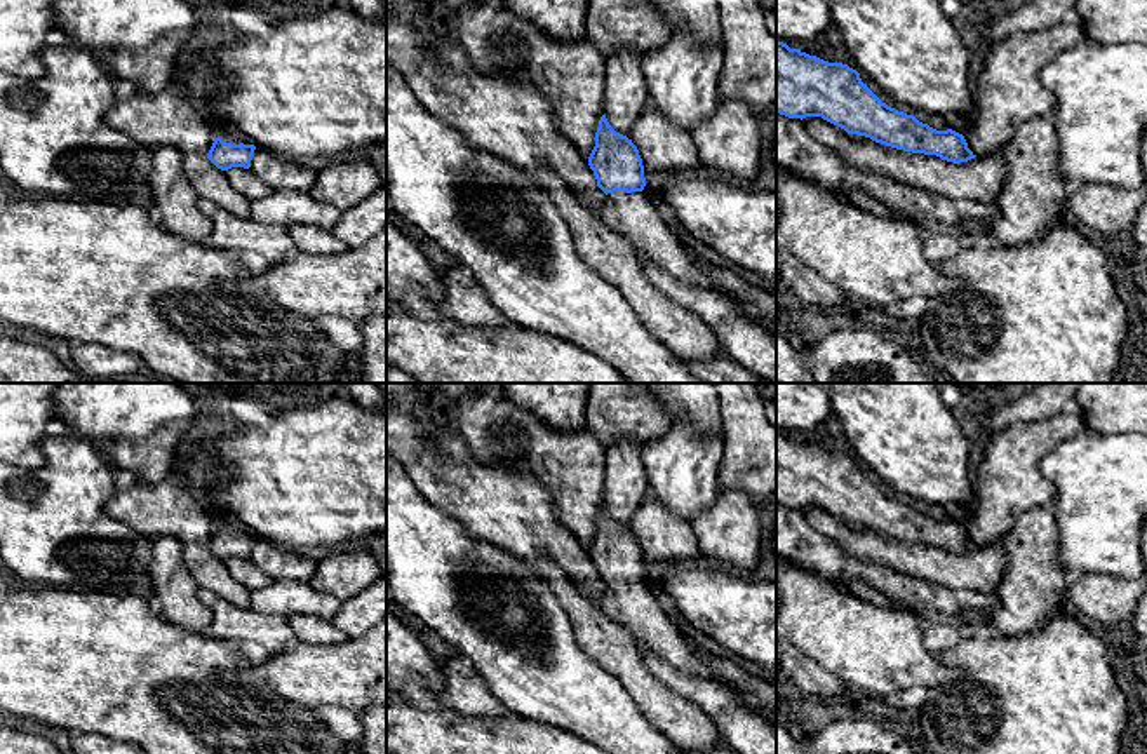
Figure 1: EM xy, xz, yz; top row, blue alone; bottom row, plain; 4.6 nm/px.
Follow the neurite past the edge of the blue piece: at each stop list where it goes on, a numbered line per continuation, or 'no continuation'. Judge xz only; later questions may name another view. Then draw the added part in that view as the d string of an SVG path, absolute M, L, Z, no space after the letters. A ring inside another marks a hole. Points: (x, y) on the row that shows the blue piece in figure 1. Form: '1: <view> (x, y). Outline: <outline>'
1: xz (636, 216). Outline: M614 192L614 193L607 193L606 195L606 202L600 209L600 219L602 223L611 228L613 232L623 235L637 251L637 254L642 254L644 258L651 259L653 263L656 263L663 272L670 273L672 277L686 282L686 284L693 284L693 286L700 286L700 287L710 287L715 291L721 291L715 284L715 277L714 273L705 268L691 252L689 249L674 235L674 232L668 228L668 225L665 223L665 218L660 212L658 202L654 200L654 197L651 197L647 192ZM721 291L722 294L728 296L726 291Z

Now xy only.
1: xy (228, 134). Outline: M226 127L223 132L218 134L223 141L231 145L254 145L249 138L242 136L238 131Z

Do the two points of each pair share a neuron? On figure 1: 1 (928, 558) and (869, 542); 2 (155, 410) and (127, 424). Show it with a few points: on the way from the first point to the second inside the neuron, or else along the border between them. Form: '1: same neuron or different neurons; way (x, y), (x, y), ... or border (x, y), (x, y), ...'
1: same neuron; way (914, 558), (883, 551)
2: same neuron; way (148, 410), (141, 410), (134, 417)

